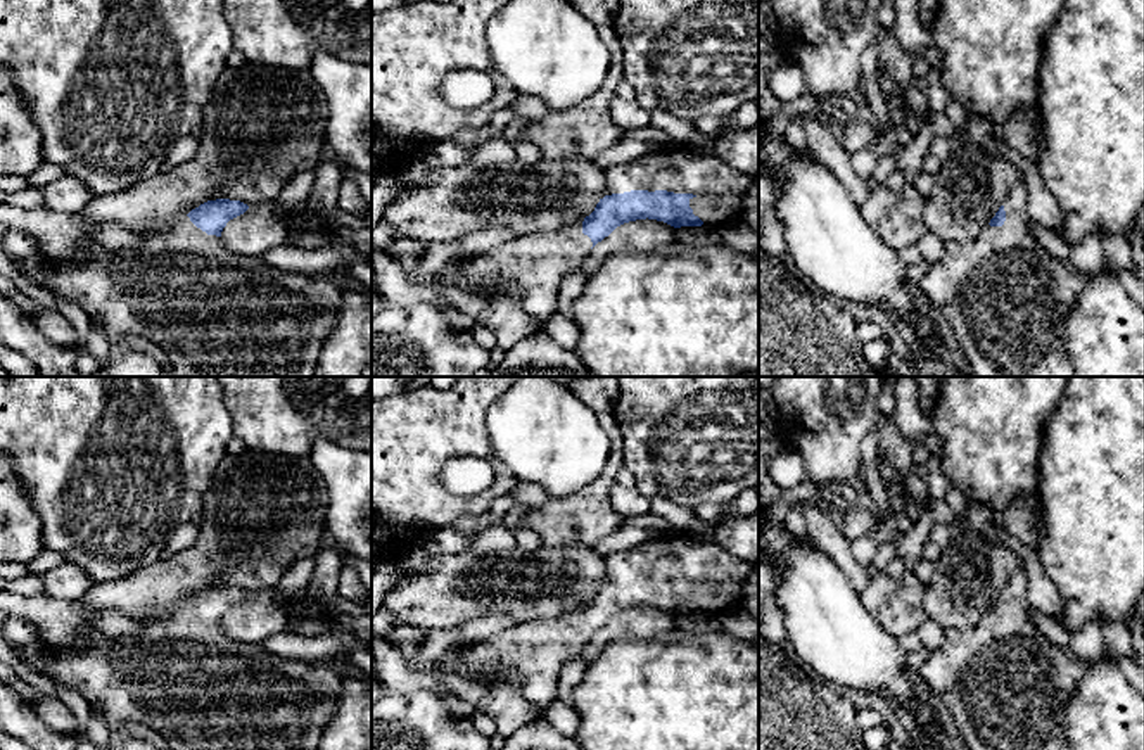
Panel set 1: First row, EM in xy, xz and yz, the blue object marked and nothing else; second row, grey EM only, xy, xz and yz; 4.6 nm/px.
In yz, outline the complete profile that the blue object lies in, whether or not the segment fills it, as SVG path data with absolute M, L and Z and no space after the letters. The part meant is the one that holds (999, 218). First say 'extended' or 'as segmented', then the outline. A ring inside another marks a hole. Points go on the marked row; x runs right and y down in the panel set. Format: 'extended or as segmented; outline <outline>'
extended; outline M1020 180L975 238L944 242L944 257L930 264L930 270L919 278L919 287L930 306L937 308L952 327L973 377L1077 377L1066 351L1065 328L1078 292L1092 275L1078 271L1071 261L1065 263L1052 257L1037 244L1026 202L1028 188Z

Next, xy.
extended; outline M207 200L164 230L137 233L137 247L111 251L93 244L86 261L59 266L50 264L41 256L40 240L22 230L7 230L2 245L22 276L83 308L90 320L102 327L111 344L124 335L140 335L159 346L168 354L173 377L316 377L320 351L337 323L340 292L370 290L344 271L292 273L268 266L259 256L230 251L221 240L221 232L247 209L240 200Z

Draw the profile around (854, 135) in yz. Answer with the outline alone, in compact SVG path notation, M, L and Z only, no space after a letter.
M838 118L836 137L838 137L840 145L850 156L854 156L855 152L869 147L871 143L876 143L878 131L868 121L861 121L857 118L854 119Z

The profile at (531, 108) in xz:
M518 95L510 107L515 111L517 118L525 118L529 121L539 121L551 112L541 99L529 95Z

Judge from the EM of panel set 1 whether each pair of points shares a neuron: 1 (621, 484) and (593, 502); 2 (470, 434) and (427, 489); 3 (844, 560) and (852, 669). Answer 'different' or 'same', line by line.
1: different
2: same
3: different

